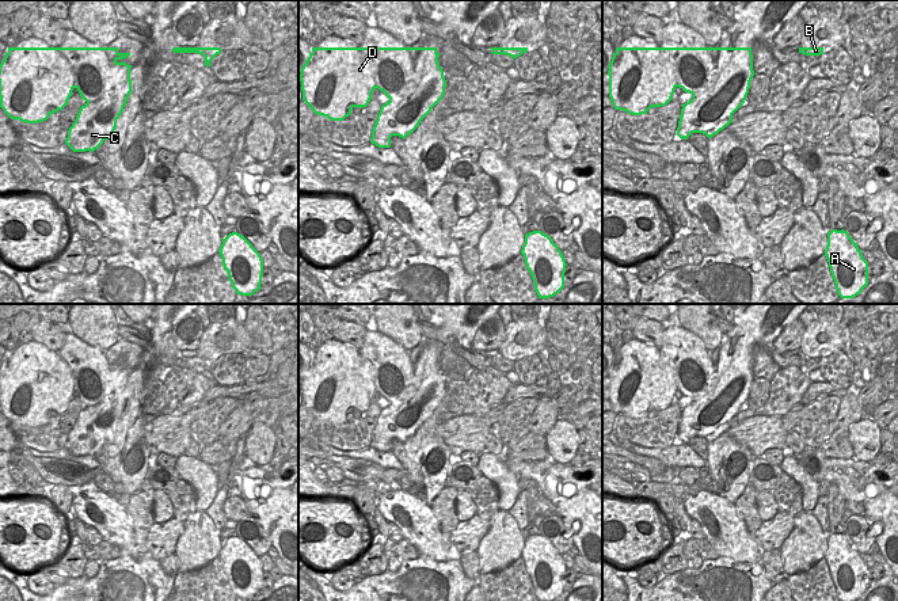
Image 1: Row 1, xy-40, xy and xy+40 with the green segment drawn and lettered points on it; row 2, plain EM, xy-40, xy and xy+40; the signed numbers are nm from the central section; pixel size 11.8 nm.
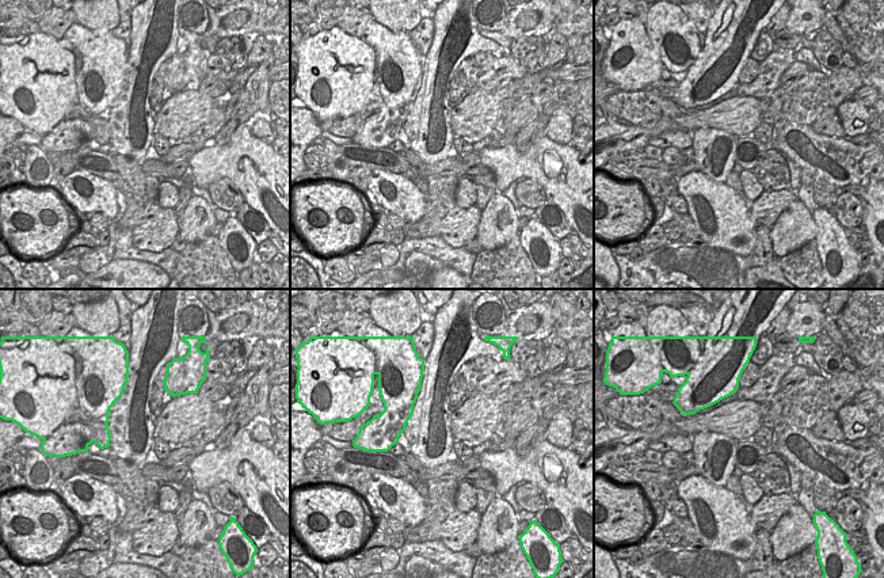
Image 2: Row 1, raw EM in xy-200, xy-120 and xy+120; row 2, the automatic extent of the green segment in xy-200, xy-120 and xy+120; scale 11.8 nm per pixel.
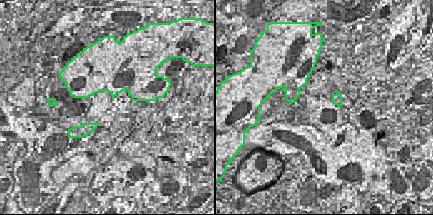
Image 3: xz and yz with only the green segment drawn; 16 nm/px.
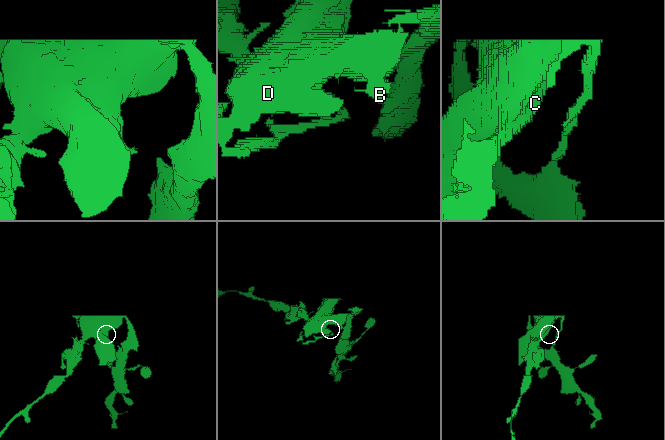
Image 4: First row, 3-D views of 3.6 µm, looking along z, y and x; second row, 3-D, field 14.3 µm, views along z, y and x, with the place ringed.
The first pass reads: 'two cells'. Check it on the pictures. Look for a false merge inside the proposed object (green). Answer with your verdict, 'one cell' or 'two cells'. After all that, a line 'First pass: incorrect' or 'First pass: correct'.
two cells
First pass: correct

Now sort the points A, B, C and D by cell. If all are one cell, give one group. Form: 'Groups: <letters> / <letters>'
Groups: A B D / C

